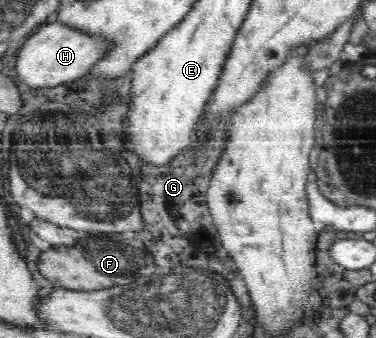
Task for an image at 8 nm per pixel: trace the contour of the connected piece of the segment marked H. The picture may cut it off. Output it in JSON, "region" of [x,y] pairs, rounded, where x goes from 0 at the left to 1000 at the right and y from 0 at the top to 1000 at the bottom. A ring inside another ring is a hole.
{"region":[[[154,56],[101,80],[96,98],[64,127],[45,169],[43,210],[77,257],[170,251],[186,234],[234,222],[287,163],[303,163],[303,151],[309,118],[277,95],[223,89]]]}

